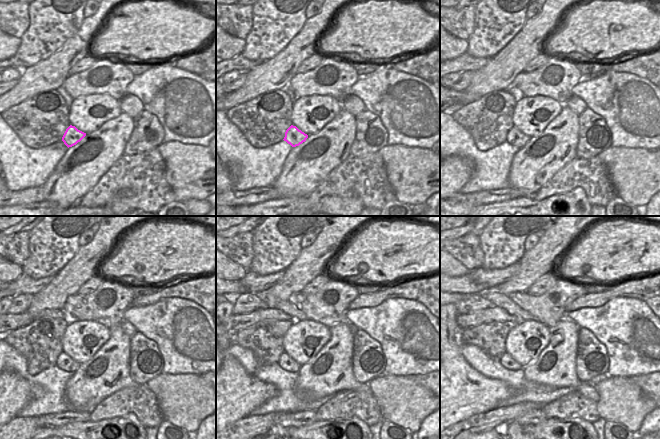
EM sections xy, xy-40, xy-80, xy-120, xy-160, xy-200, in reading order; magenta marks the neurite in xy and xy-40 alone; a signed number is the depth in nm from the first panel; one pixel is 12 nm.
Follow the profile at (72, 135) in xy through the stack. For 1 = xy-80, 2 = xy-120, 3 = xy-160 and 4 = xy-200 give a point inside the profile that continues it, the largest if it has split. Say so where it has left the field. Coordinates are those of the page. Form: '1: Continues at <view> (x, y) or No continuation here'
1: Continues at xy-80 (515, 137)
2: Continues at xy-120 (64, 362)
3: Continues at xy-160 (286, 362)
4: Continues at xy-200 (506, 360)

